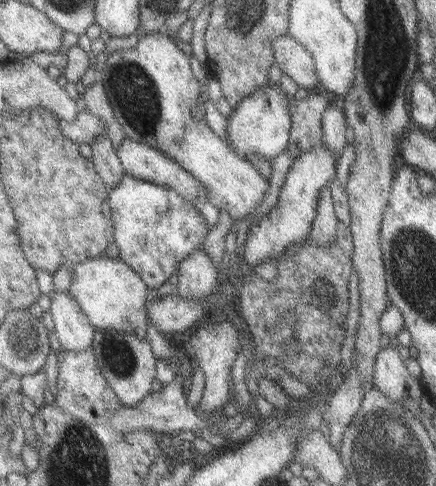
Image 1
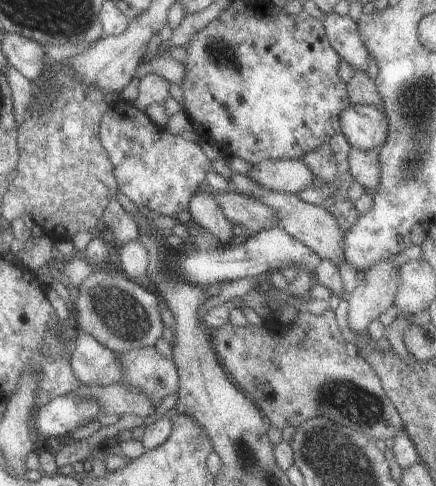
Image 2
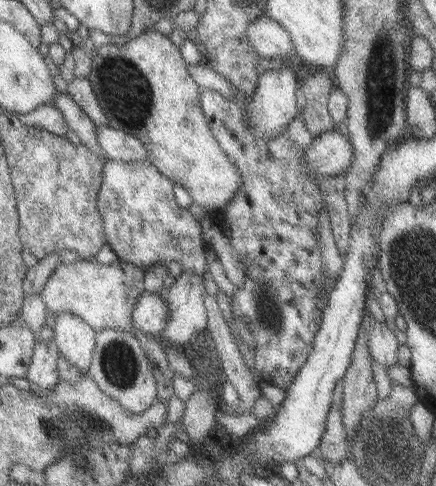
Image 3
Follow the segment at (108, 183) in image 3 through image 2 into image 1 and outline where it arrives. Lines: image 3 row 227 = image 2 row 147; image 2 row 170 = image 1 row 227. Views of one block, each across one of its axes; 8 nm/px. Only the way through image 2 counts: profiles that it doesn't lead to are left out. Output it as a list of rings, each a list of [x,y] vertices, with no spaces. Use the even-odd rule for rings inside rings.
[[[123,174],[121,182],[109,188],[107,200],[113,220],[113,242],[119,250],[117,260],[131,266],[147,288],[155,290],[167,284],[169,278],[177,274],[179,264],[203,248],[203,240],[209,232],[207,222],[195,206],[167,186],[157,186]]]

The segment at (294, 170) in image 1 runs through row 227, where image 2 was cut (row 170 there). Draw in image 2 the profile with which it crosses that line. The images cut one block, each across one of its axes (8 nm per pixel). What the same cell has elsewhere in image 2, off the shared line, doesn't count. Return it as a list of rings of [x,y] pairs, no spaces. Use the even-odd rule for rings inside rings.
[[[263,160],[245,174],[267,190],[285,194],[297,194],[305,190],[315,178],[303,160]]]

